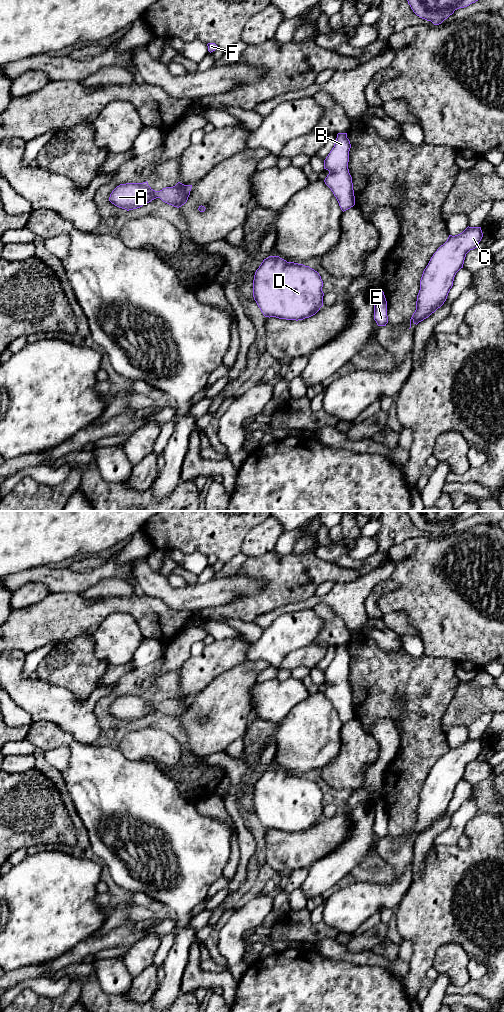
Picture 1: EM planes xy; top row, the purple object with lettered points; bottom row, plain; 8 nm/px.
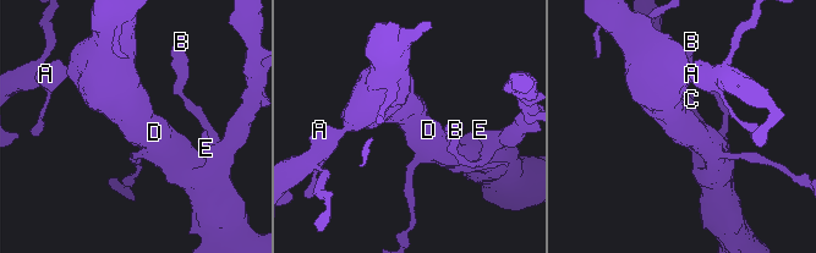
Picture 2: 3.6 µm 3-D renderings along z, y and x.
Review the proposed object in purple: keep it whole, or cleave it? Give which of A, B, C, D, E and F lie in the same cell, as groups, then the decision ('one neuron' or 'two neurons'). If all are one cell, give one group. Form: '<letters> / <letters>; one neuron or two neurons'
A B C D E F; one neuron

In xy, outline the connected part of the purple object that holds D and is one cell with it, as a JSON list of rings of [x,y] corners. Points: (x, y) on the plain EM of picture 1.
[[[279,768],[264,771],[256,782],[253,792],[253,809],[265,829],[276,829],[286,832],[303,832],[315,827],[323,818],[323,793],[317,783],[294,774],[287,774]]]

